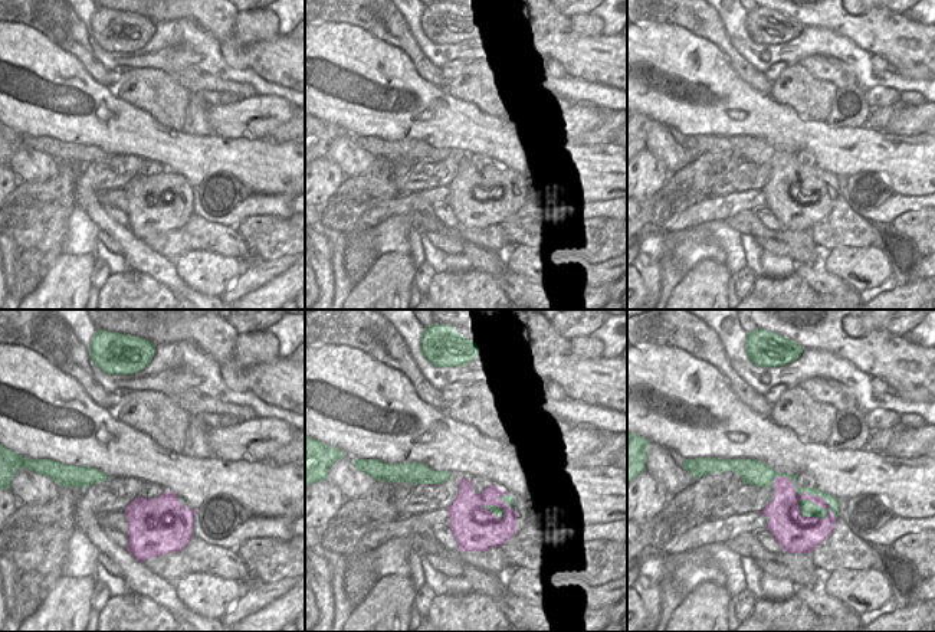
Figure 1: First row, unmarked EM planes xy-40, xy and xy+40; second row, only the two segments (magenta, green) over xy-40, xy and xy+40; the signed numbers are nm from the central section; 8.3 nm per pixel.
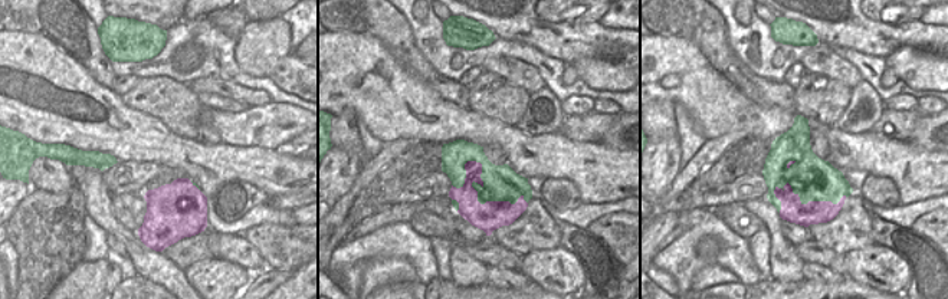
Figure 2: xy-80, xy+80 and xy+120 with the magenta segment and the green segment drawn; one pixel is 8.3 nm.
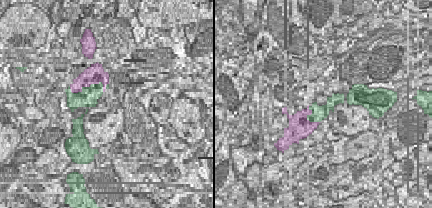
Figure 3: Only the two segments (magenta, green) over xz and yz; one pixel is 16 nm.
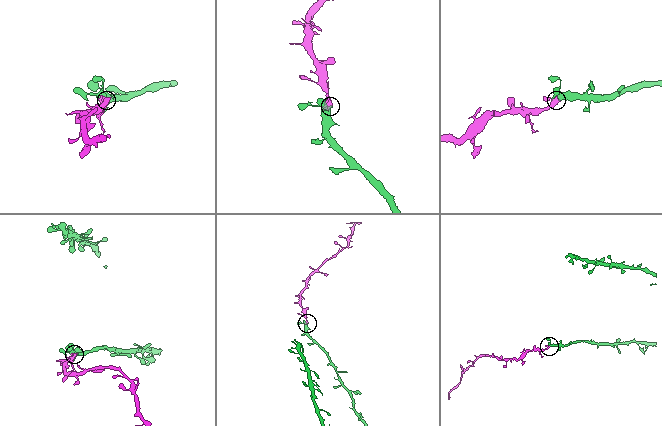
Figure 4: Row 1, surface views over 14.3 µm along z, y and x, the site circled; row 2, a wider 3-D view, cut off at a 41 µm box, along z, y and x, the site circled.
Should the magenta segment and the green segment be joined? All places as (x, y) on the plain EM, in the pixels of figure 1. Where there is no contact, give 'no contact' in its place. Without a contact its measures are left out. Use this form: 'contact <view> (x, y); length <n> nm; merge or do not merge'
contact xy+40 (801, 176); length 650 nm; merge

